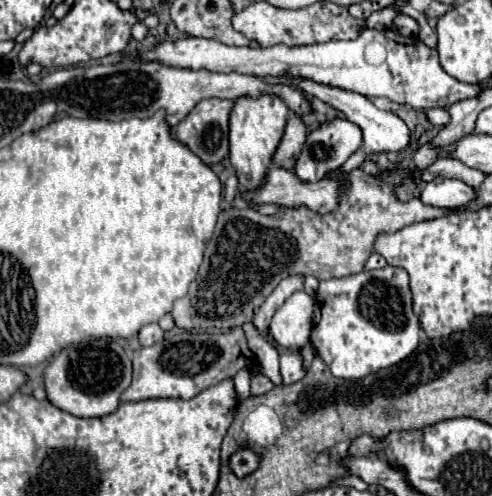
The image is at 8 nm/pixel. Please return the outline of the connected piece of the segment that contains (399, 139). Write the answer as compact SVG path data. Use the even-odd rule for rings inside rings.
M292 79L292 81L298 83L300 89L304 89L304 91L308 91L308 93L316 95L318 99L322 99L324 103L328 103L328 105L340 109L340 111L348 117L348 121L356 123L356 125L362 129L364 147L360 147L360 149L340 167L340 173L350 173L352 169L360 167L362 161L364 161L364 157L366 157L368 153L376 153L376 151L400 151L400 149L404 149L404 147L408 145L408 141L410 141L410 131L408 131L406 123L404 123L400 117L396 117L394 113L382 111L382 109L374 107L368 97L364 97L364 95L360 95L360 93L352 93L352 91L338 89L338 87L320 85L320 83L314 83L314 81L308 81L308 79Z

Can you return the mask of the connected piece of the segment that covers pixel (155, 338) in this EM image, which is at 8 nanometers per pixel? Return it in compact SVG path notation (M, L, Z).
M150 323L150 325L144 325L138 333L138 339L142 345L154 345L158 343L160 339L164 337L164 329L158 325L158 323Z

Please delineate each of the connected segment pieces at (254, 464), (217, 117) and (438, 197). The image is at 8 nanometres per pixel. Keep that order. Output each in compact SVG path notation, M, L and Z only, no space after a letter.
M242 447L238 453L230 455L228 467L232 469L232 473L236 477L242 479L242 477L254 473L260 467L260 455L256 451L252 451L250 447Z
M204 99L196 105L180 125L170 129L172 139L186 145L194 155L200 157L204 165L216 165L228 157L228 113L232 109L232 101L222 99Z
M438 179L422 187L420 201L440 209L462 211L476 199L476 189L458 179Z

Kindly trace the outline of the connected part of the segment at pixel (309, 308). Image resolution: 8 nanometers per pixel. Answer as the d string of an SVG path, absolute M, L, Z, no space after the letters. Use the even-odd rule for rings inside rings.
M296 291L274 313L270 333L280 347L300 349L310 341L312 315L314 315L314 297L310 297L304 291Z

